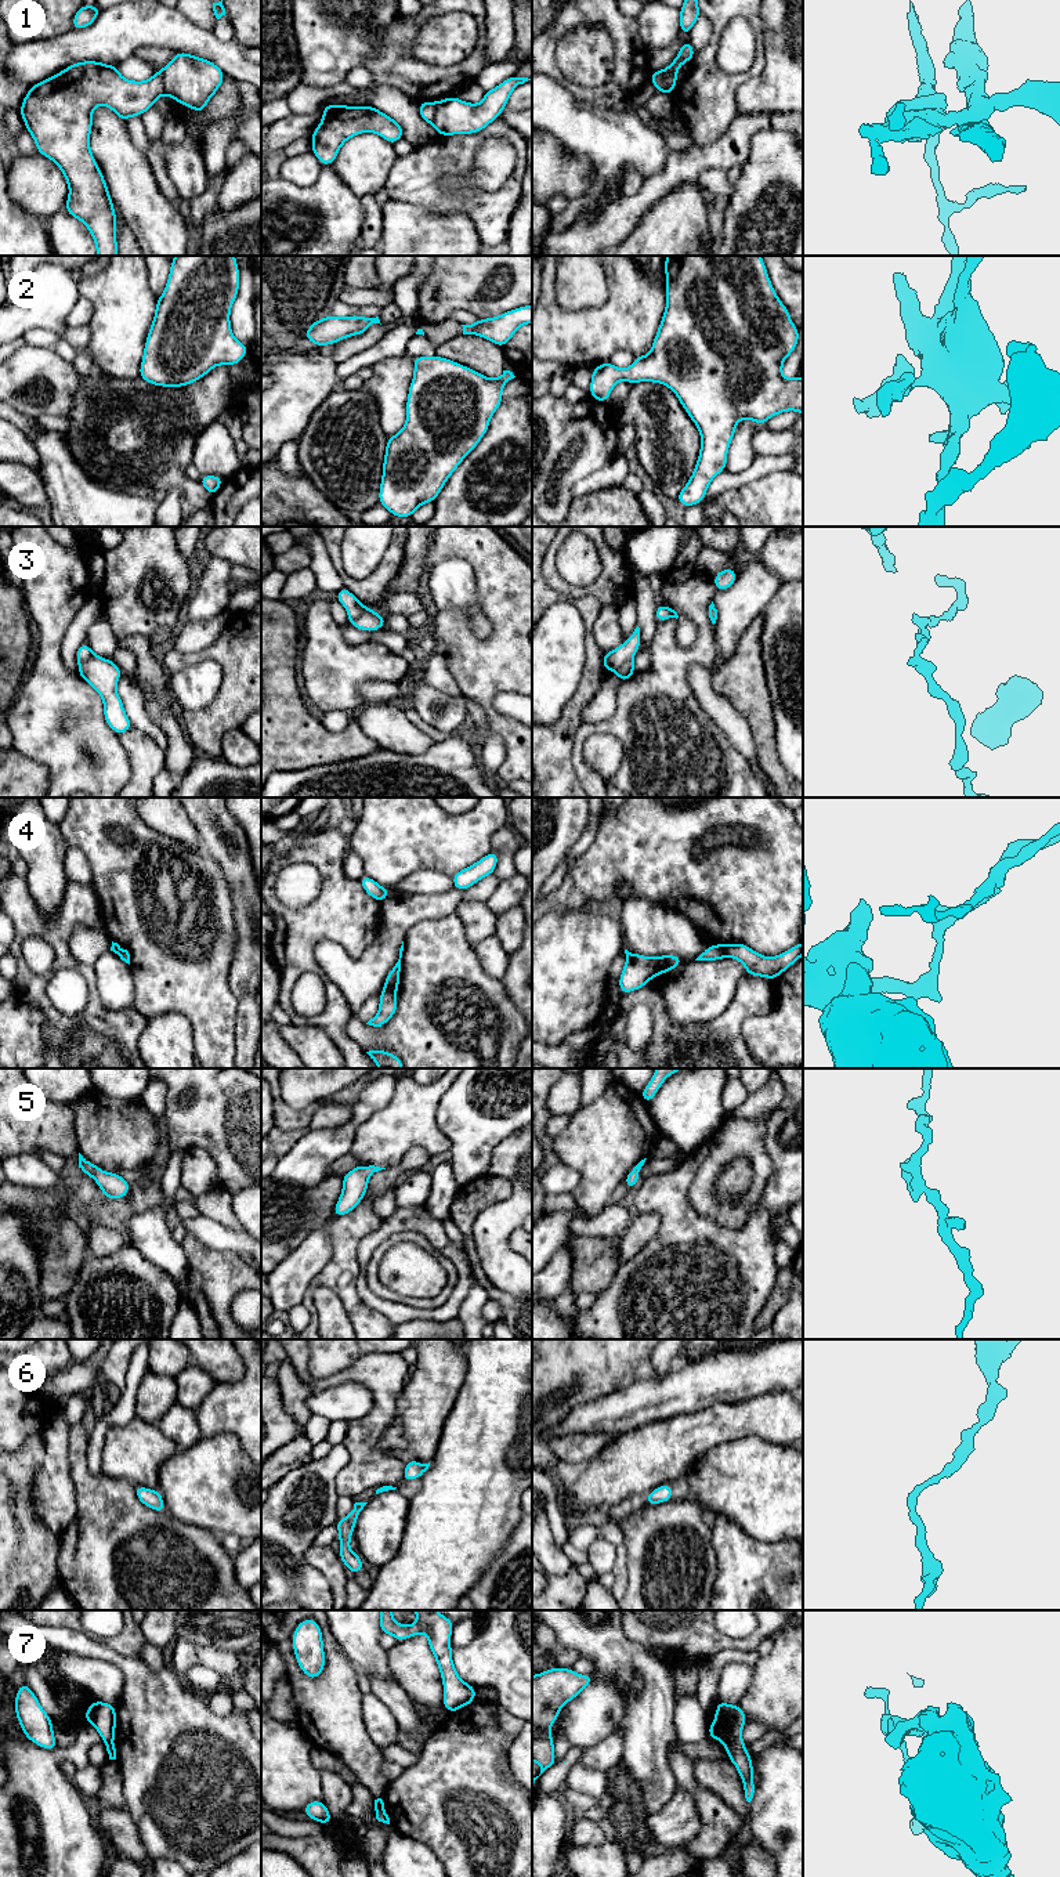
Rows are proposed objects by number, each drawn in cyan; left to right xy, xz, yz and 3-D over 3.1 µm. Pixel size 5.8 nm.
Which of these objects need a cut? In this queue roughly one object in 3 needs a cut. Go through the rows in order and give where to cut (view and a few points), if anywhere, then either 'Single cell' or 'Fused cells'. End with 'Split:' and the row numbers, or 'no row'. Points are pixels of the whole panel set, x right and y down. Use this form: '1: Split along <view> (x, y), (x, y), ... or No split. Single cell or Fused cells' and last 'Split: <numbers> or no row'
1: Split along xy (161, 71), (165, 93). Fused cells
2: No split. Single cell
3: Split along xz (366, 608), (350, 622). Fused cells
4: Split along xz (384, 987), (394, 993). Fused cells
5: No split. Single cell
6: No split. Single cell
7: Split along yz (740, 1736), (726, 1745). Fused cells
Split: 1, 3, 4, 7

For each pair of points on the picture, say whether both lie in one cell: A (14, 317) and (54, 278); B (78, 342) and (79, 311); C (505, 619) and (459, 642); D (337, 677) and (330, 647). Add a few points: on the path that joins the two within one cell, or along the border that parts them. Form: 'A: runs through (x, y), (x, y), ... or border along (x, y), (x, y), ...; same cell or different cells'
A: runs through (31, 313), (49, 313), (53, 295); same cell
B: border along (87, 324), (68, 326); different cells
C: runs through (499, 633), (488, 644), (473, 644); same cell
D: runs through (333, 671), (330, 668), (330, 654); same cell

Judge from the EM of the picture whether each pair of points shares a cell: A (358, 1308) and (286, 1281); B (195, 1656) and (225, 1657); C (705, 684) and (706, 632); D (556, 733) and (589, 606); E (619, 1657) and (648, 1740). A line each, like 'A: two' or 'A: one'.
A: two
B: one
C: two
D: one
E: one

